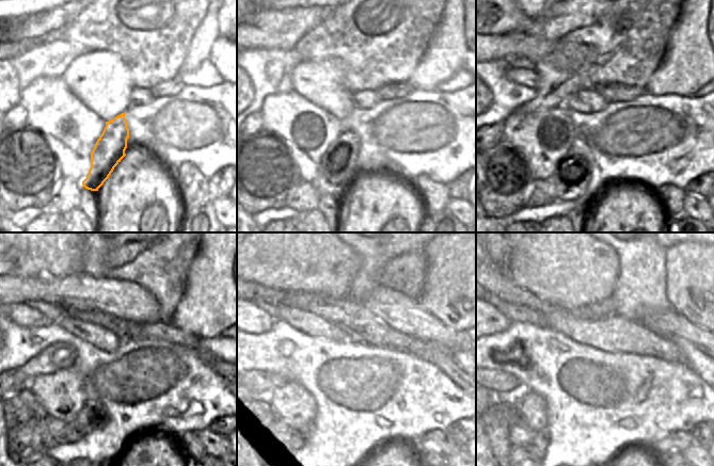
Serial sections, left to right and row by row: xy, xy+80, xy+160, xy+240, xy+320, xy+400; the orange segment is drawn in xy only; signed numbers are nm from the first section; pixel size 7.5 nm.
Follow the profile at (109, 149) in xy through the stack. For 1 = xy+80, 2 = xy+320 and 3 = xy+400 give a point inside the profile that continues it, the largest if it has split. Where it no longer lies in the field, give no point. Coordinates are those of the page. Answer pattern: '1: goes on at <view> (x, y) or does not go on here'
1: goes on at xy+80 (336, 173)
2: goes on at xy+320 (306, 431)
3: goes on at xy+400 (542, 438)

